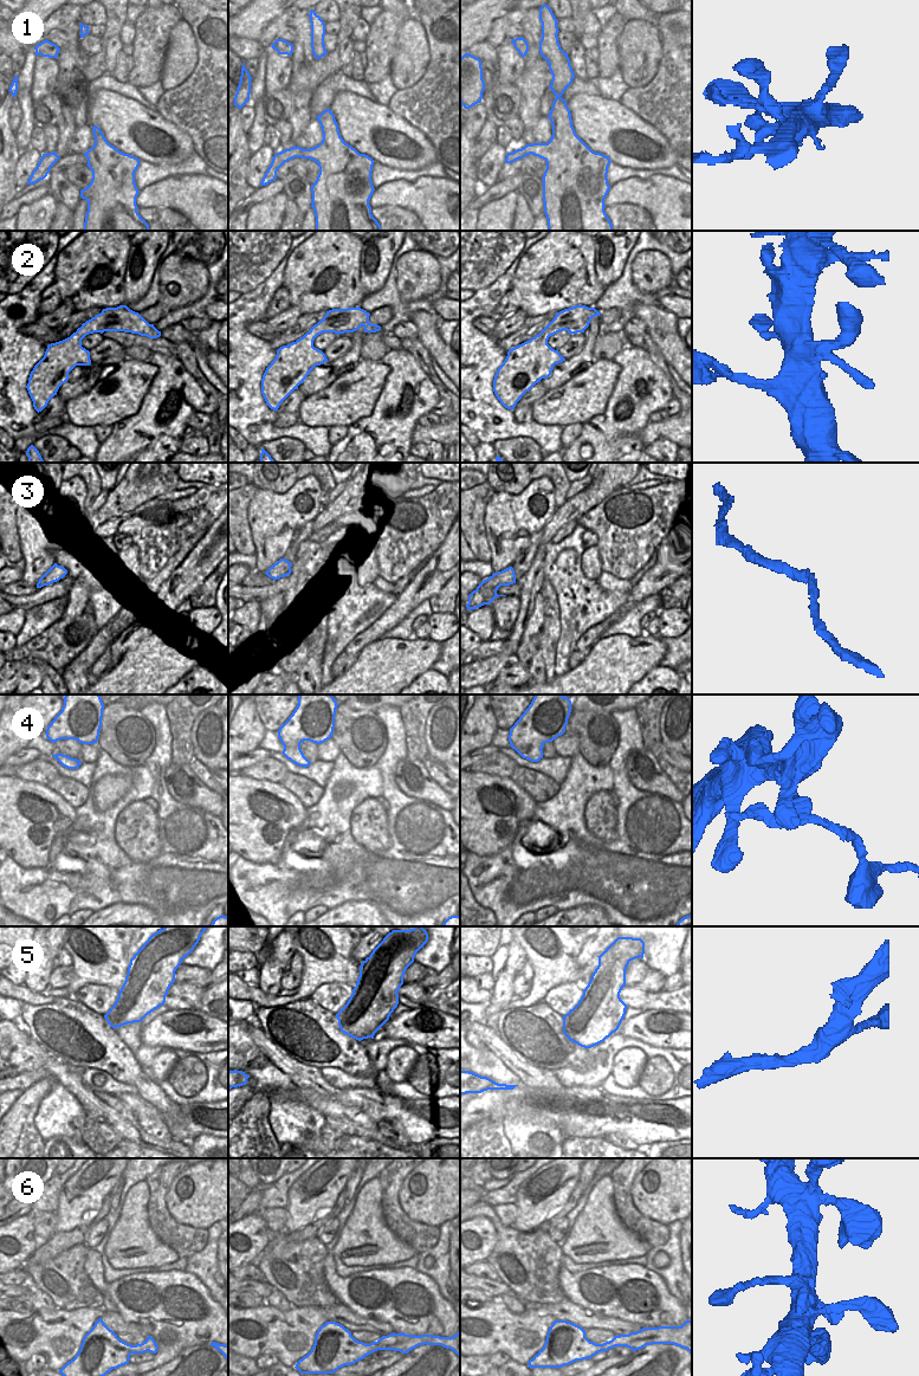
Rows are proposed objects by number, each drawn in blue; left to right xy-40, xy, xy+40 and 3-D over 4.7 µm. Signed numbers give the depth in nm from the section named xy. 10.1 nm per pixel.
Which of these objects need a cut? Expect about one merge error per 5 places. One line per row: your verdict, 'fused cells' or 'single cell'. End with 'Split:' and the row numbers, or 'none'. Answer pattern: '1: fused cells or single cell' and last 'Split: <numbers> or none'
1: single cell
2: single cell
3: single cell
4: fused cells
5: single cell
6: single cell
Split: 4

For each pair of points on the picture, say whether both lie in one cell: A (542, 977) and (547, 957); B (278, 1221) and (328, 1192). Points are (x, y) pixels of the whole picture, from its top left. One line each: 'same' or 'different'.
A: same
B: different

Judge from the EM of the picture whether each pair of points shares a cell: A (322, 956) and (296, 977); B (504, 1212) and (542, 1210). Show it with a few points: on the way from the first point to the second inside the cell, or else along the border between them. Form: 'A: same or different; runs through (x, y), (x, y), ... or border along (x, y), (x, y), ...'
A: different; border along (302, 973), (302, 980), (297, 988)
B: different; border along (515, 1203), (517, 1216), (512, 1226)

